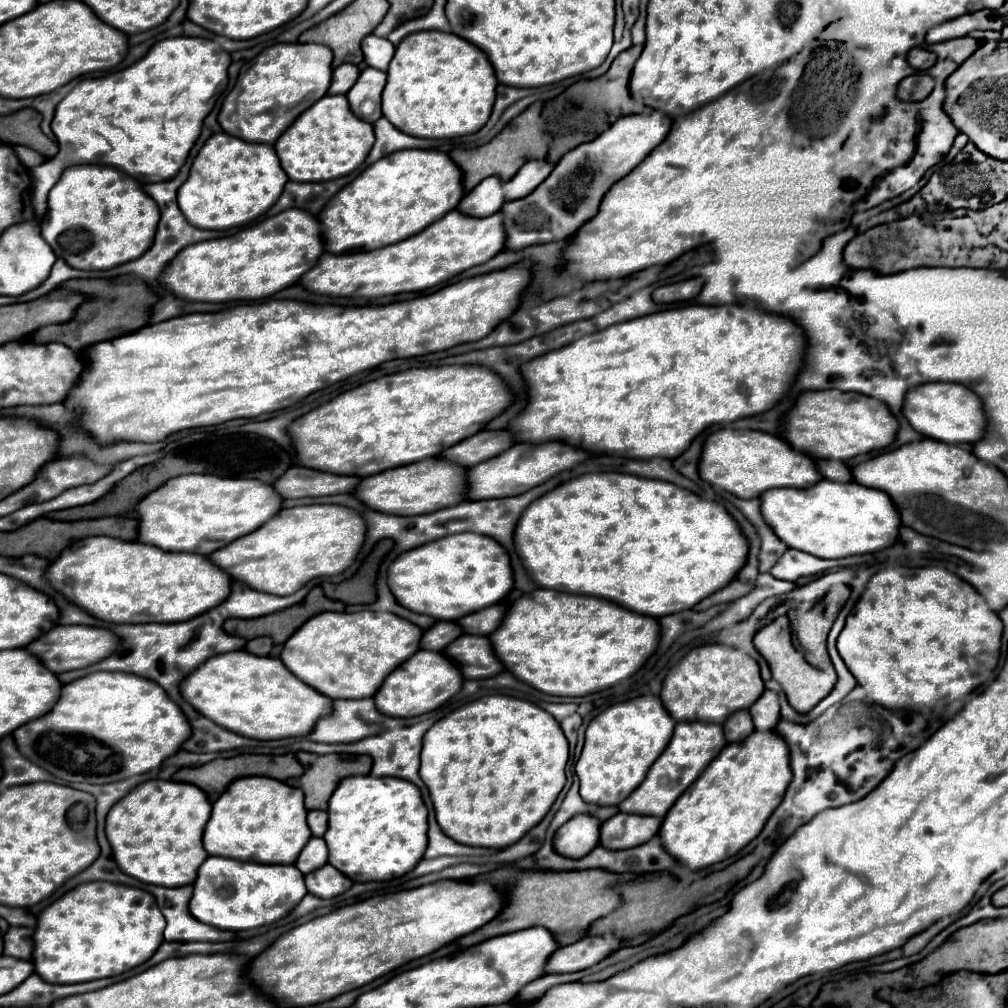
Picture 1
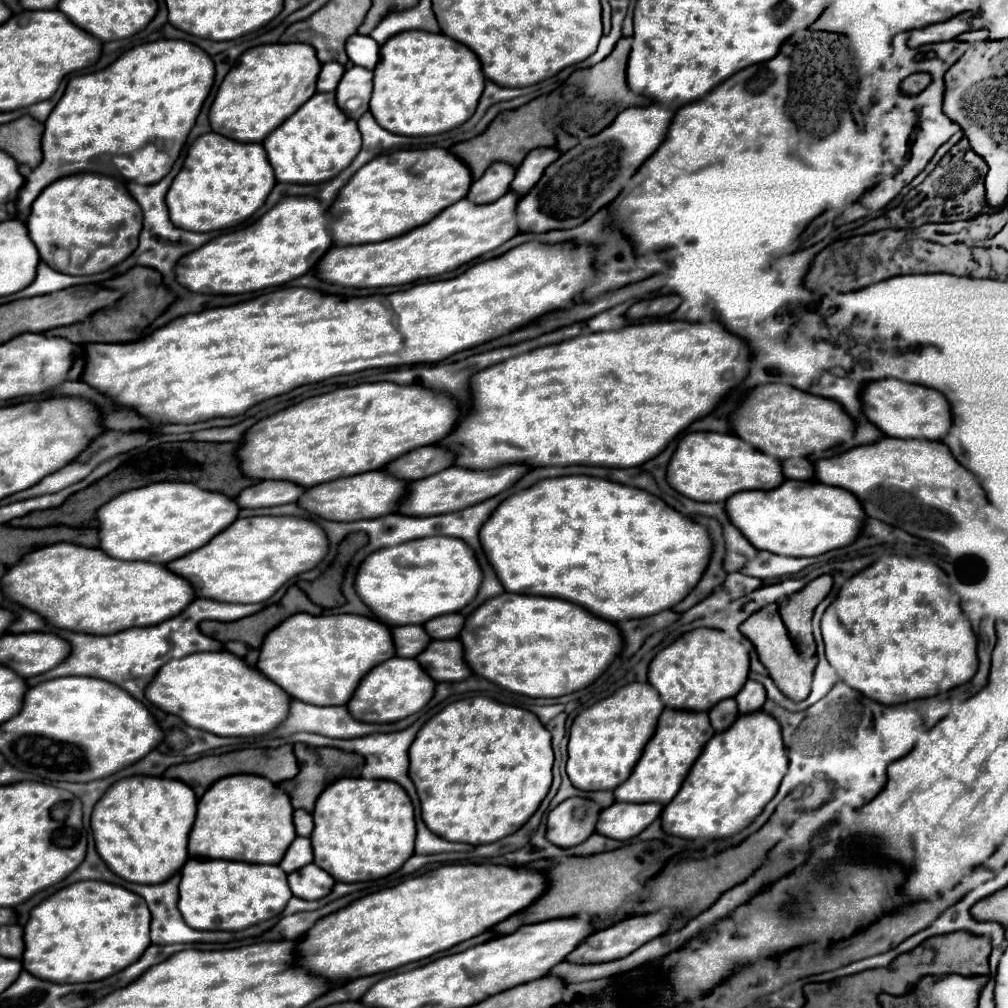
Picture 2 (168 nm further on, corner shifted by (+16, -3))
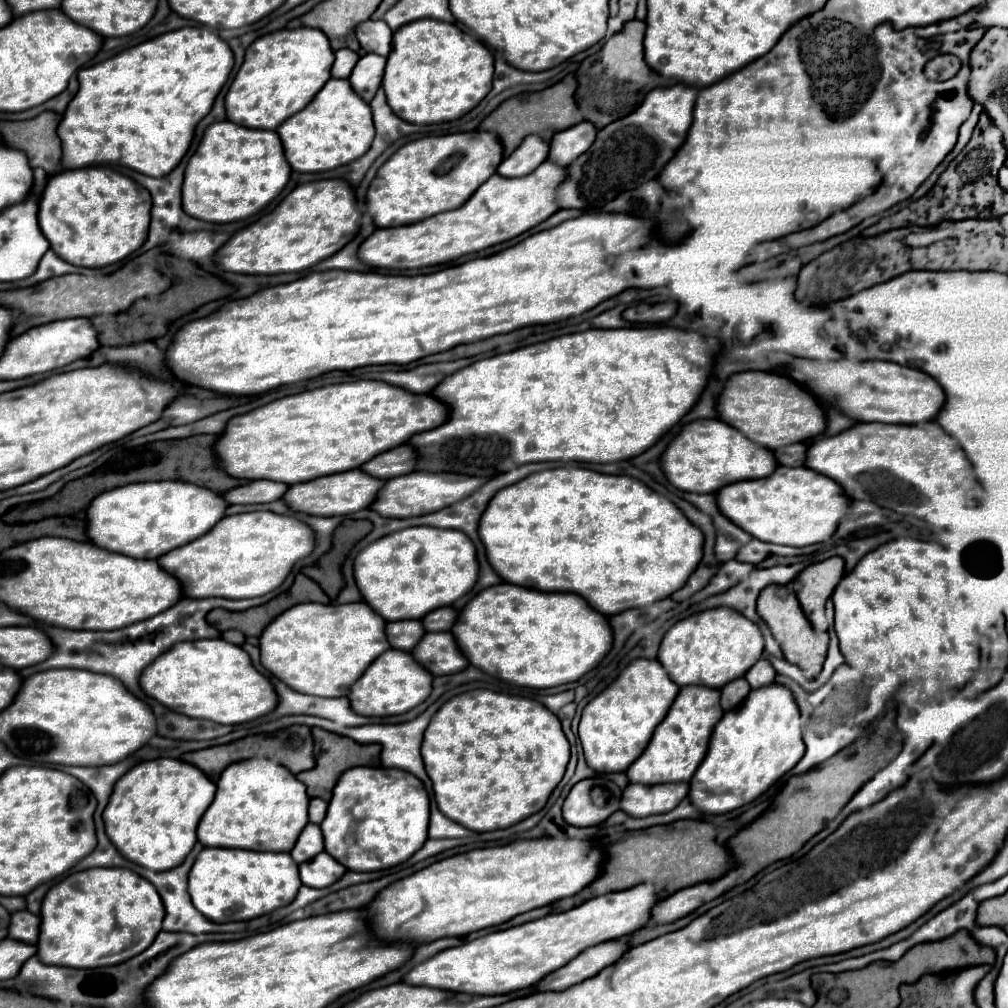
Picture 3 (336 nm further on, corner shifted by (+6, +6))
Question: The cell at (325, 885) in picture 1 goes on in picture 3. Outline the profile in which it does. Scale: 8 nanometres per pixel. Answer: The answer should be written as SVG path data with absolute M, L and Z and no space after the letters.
M320 852L310 862L300 864L300 880L310 888L328 888L344 876L346 868L330 858L330 854Z

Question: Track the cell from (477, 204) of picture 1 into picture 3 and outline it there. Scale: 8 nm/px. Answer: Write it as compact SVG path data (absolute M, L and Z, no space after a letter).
M528 136L508 158L502 160L496 174L502 174L504 178L530 174L546 160L546 146L548 142L544 142L540 136Z

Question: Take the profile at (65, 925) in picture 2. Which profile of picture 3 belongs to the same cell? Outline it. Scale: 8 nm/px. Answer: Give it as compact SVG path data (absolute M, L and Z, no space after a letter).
M90 868L54 884L42 900L38 958L70 968L122 964L142 954L162 930L164 906L150 882L128 868Z

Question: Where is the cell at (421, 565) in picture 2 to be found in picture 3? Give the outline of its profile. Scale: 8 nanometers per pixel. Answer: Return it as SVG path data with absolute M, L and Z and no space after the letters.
M416 526L388 534L386 538L368 544L354 560L354 578L366 604L388 622L408 618L420 620L430 610L454 604L458 598L466 596L474 588L478 572L480 568L476 560L476 548L472 540L466 538L466 534L462 534L460 530L438 530L430 526Z

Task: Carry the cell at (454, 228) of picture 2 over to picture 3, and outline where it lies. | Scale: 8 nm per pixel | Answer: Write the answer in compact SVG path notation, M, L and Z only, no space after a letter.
M542 162L532 174L522 178L506 180L494 174L470 196L466 204L456 210L442 212L408 226L374 230L372 236L360 244L358 258L372 268L412 270L446 264L464 254L506 242L538 226L558 210L558 206L554 206L554 186L558 186L558 182L562 182L562 170L550 166L550 162Z

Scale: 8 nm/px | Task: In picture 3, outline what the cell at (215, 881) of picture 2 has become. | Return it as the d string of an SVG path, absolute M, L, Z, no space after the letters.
M204 848L188 878L192 904L212 922L252 920L290 904L298 888L298 864L286 852L250 852L234 848Z

